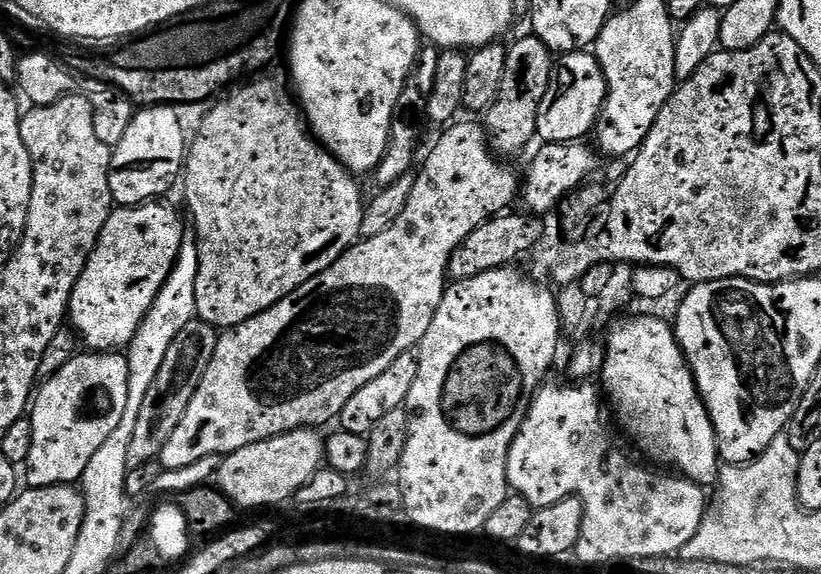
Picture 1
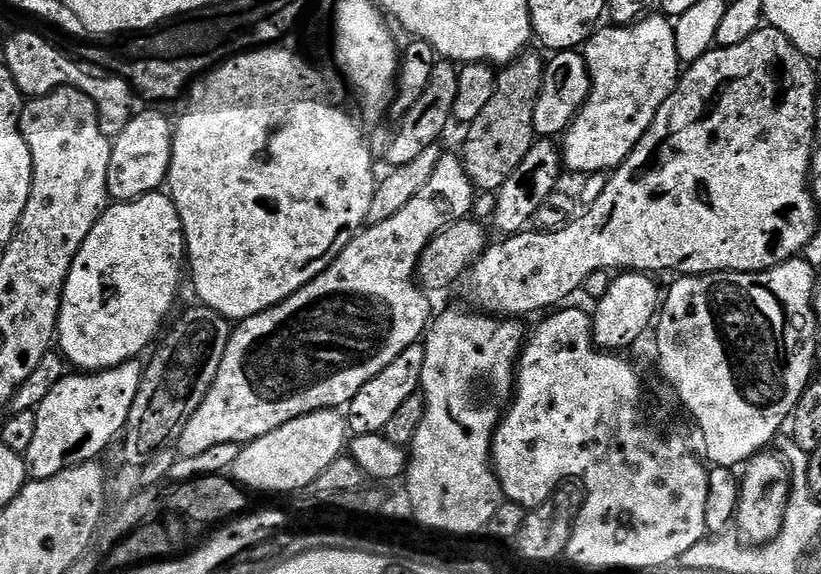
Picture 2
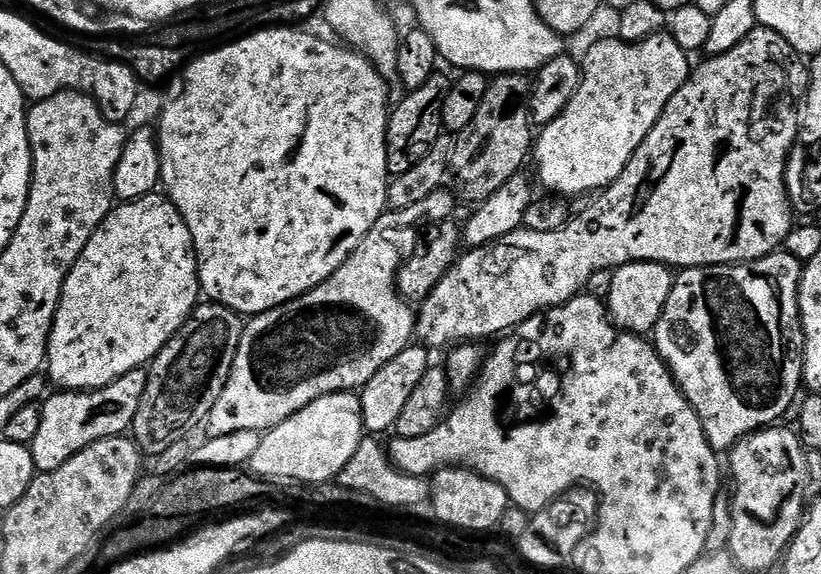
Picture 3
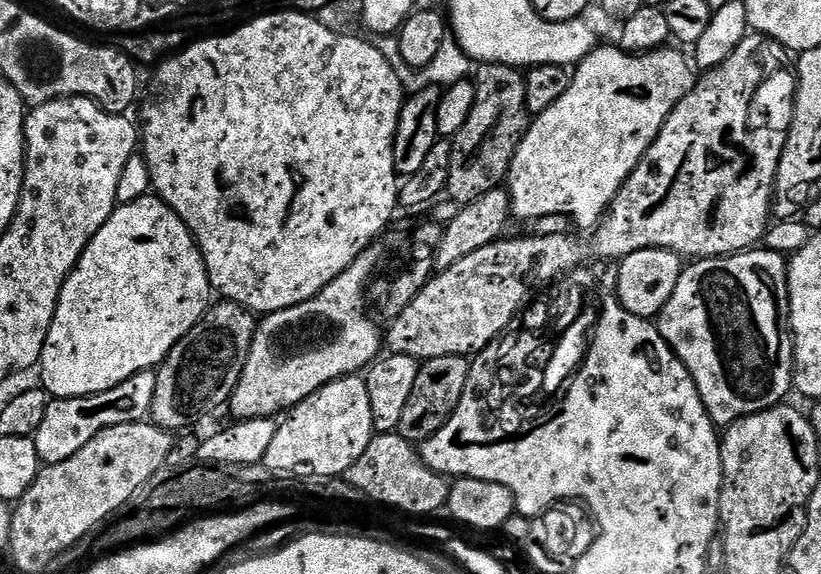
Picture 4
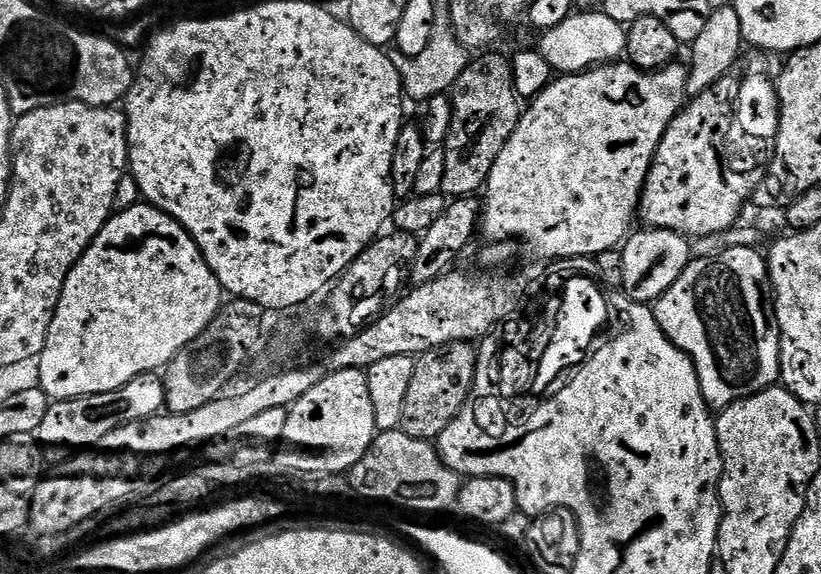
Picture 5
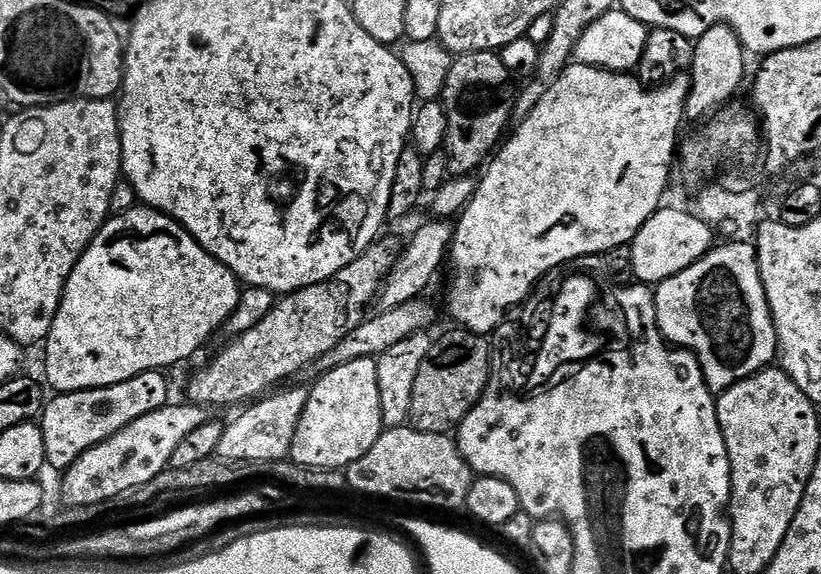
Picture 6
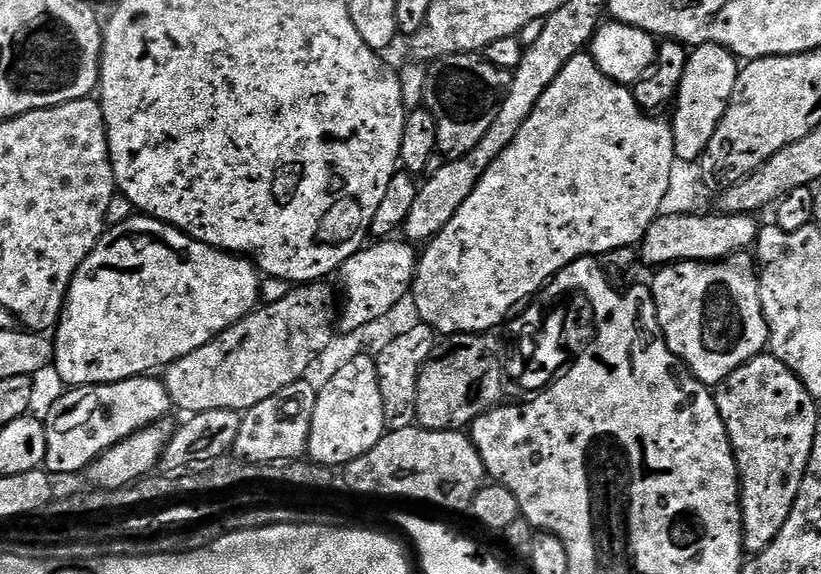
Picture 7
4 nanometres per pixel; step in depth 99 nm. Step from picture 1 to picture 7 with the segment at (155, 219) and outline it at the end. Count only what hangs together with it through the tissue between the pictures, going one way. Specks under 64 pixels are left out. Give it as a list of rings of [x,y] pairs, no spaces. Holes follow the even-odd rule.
[[[134,214],[126,222],[111,225],[102,233],[92,253],[85,258],[82,266],[78,266],[68,291],[68,300],[64,303],[64,313],[60,315],[60,322],[54,329],[54,369],[56,368],[57,374],[68,383],[68,386],[113,384],[163,370],[178,358],[186,358],[186,354],[194,354],[198,346],[206,346],[206,342],[210,342],[218,334],[222,334],[227,328],[237,324],[244,316],[249,316],[261,303],[261,279],[261,273],[251,259],[224,252],[220,248],[212,248],[202,240],[187,236],[173,224],[164,224],[160,220],[155,220],[153,216]]]

